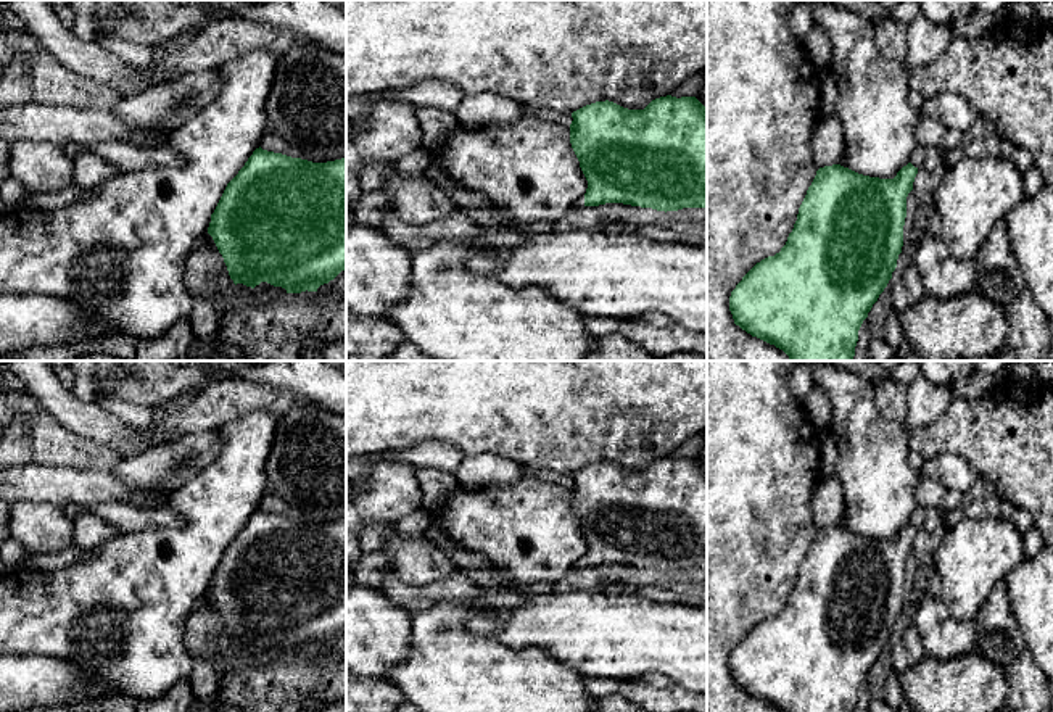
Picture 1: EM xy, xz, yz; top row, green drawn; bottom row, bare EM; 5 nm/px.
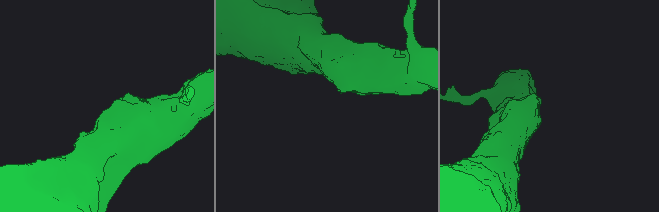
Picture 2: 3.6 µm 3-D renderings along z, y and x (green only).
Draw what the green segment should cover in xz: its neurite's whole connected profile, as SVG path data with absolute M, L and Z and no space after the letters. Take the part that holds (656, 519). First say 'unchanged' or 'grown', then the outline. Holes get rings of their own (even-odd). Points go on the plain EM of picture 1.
grown; M660 457L644 470L628 470L613 462L596 462L572 474L570 504L588 541L586 554L572 567L623 564L657 572L707 569L707 469L696 457Z

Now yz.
unchanged; M911 524L894 540L863 536L840 525L820 528L786 606L774 617L757 623L731 652L734 685L783 712L855 712L858 691L897 628L903 607L906 557L916 535L918 528Z

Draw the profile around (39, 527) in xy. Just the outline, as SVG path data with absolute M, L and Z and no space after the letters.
M42 501L11 504L10 536L29 553L58 553L74 546L74 520L64 507Z

